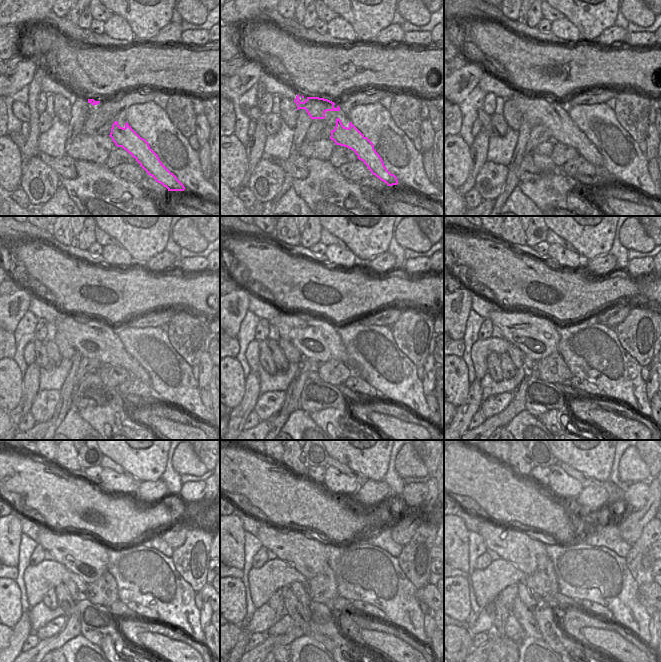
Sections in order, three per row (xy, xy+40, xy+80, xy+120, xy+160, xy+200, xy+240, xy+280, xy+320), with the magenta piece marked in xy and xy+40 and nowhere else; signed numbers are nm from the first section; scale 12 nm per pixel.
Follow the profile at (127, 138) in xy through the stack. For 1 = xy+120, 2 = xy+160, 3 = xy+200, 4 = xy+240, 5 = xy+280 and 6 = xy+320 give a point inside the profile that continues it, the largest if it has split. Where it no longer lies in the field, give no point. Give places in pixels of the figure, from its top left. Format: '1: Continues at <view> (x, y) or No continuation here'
1: Continues at xy+120 (128, 360)
2: Continues at xy+160 (366, 370)
3: Continues at xy+200 (591, 371)
4: Continues at xy+240 (143, 595)
5: Continues at xy+280 (367, 594)
6: Continues at xy+320 (579, 590)

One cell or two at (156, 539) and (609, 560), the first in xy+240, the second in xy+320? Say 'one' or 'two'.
two

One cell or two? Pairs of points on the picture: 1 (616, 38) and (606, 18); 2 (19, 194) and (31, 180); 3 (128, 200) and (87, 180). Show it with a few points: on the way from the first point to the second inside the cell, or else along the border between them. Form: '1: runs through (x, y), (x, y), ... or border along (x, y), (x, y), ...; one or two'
1: border along (613, 24), (592, 40); two
2: border along (18, 187), (24, 191), (31, 205); two
3: runs through (118, 200), (107, 200), (97, 190); one

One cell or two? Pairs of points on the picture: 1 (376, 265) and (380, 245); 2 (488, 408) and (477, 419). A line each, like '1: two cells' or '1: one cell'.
1: two cells
2: two cells

